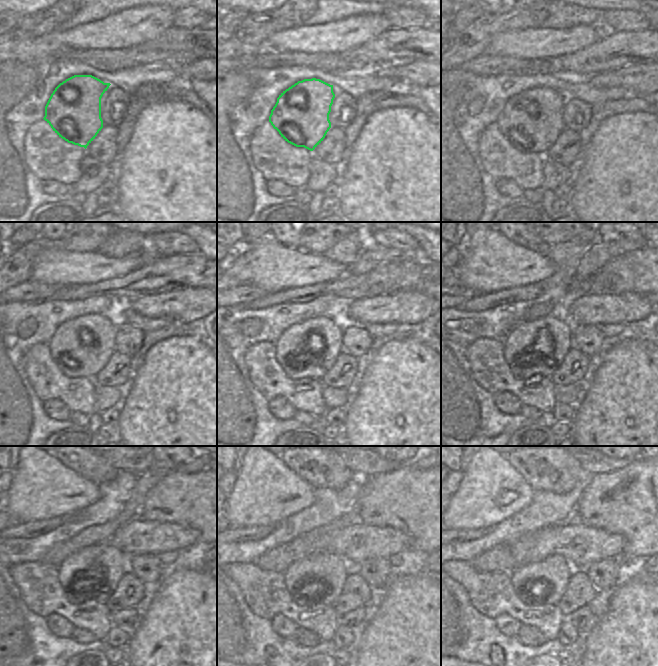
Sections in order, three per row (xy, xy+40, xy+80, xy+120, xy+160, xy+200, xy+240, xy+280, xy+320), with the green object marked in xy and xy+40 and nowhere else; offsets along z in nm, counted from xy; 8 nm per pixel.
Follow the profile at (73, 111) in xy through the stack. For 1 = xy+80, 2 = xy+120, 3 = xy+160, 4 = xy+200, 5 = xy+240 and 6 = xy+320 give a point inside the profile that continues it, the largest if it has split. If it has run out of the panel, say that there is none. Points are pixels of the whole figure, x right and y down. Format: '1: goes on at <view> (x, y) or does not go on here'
1: goes on at xy+80 (532, 120)
2: goes on at xy+120 (82, 347)
3: goes on at xy+160 (308, 349)
4: goes on at xy+200 (538, 347)
5: goes on at xy+240 (93, 572)
6: goes on at xy+320 (547, 580)

